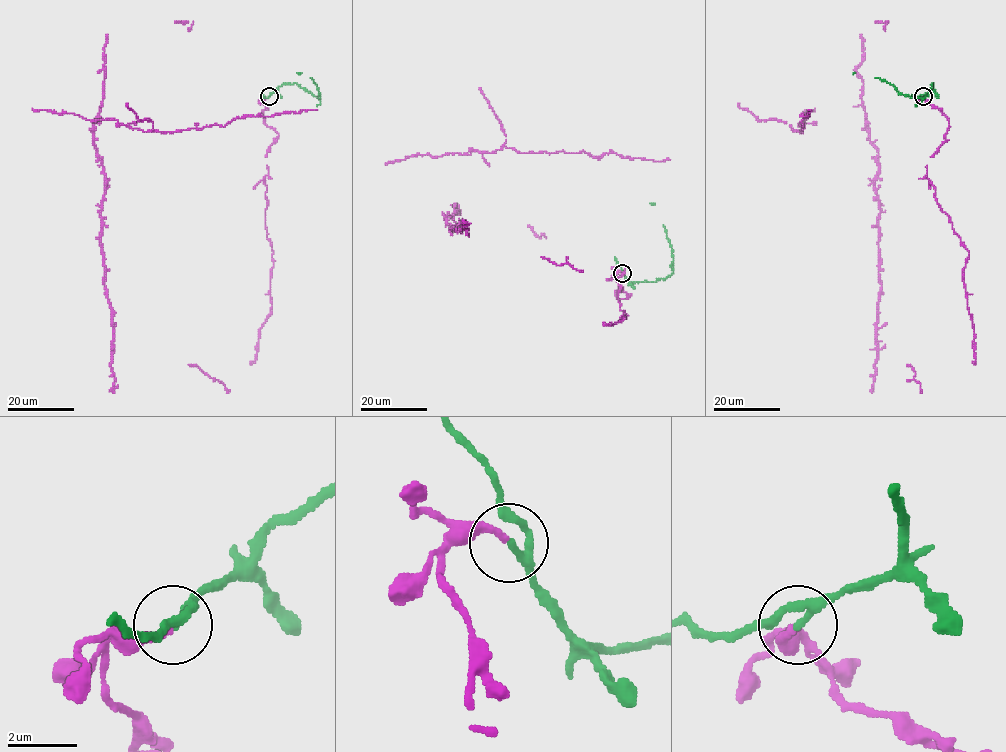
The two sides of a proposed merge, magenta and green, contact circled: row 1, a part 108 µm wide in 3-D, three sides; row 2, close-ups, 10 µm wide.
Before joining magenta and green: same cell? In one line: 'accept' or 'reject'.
accept

